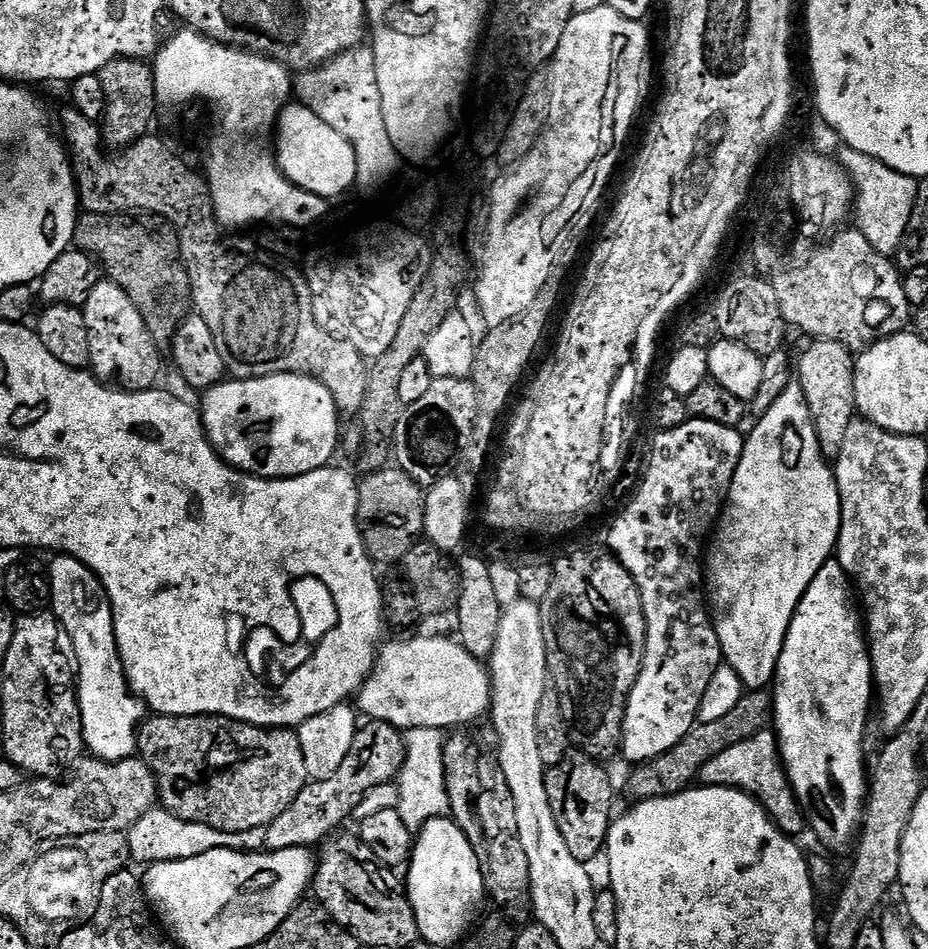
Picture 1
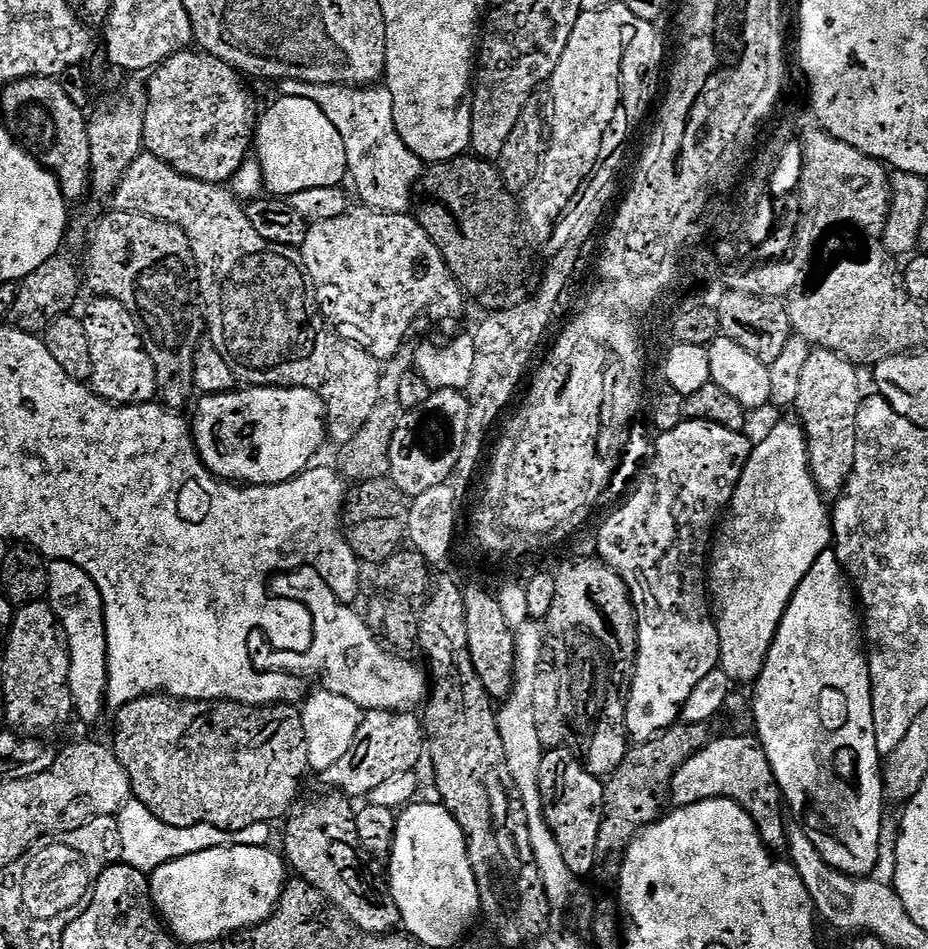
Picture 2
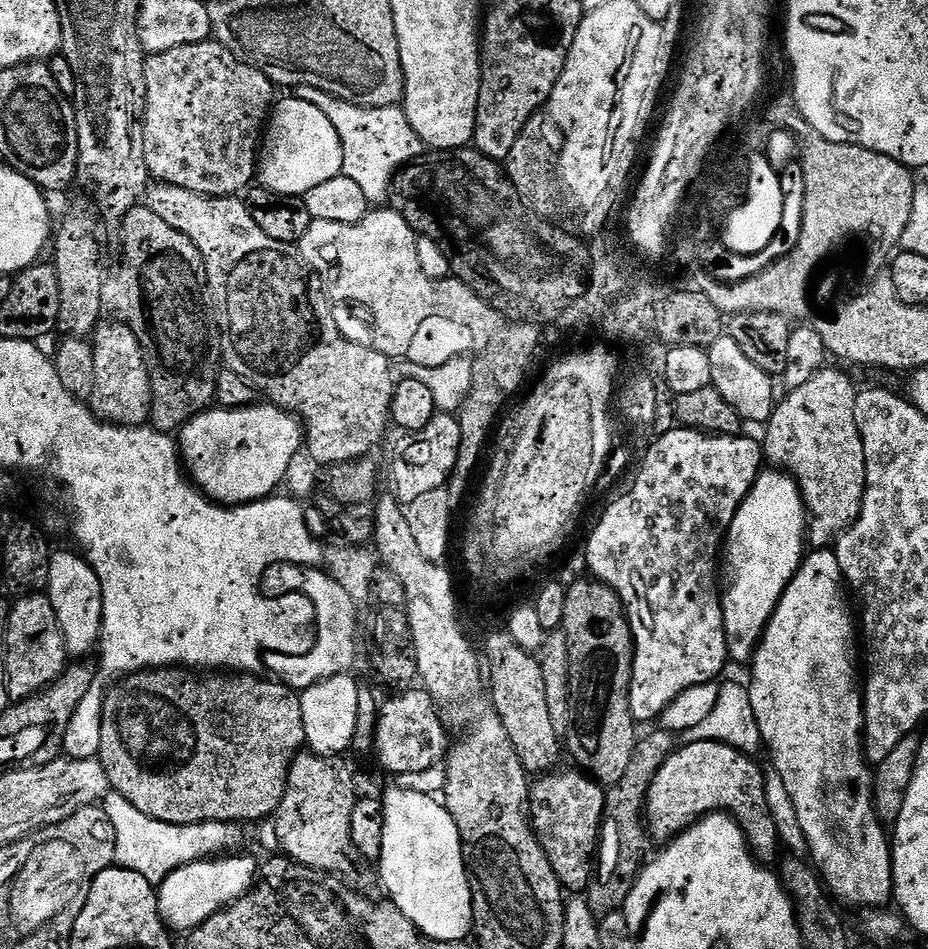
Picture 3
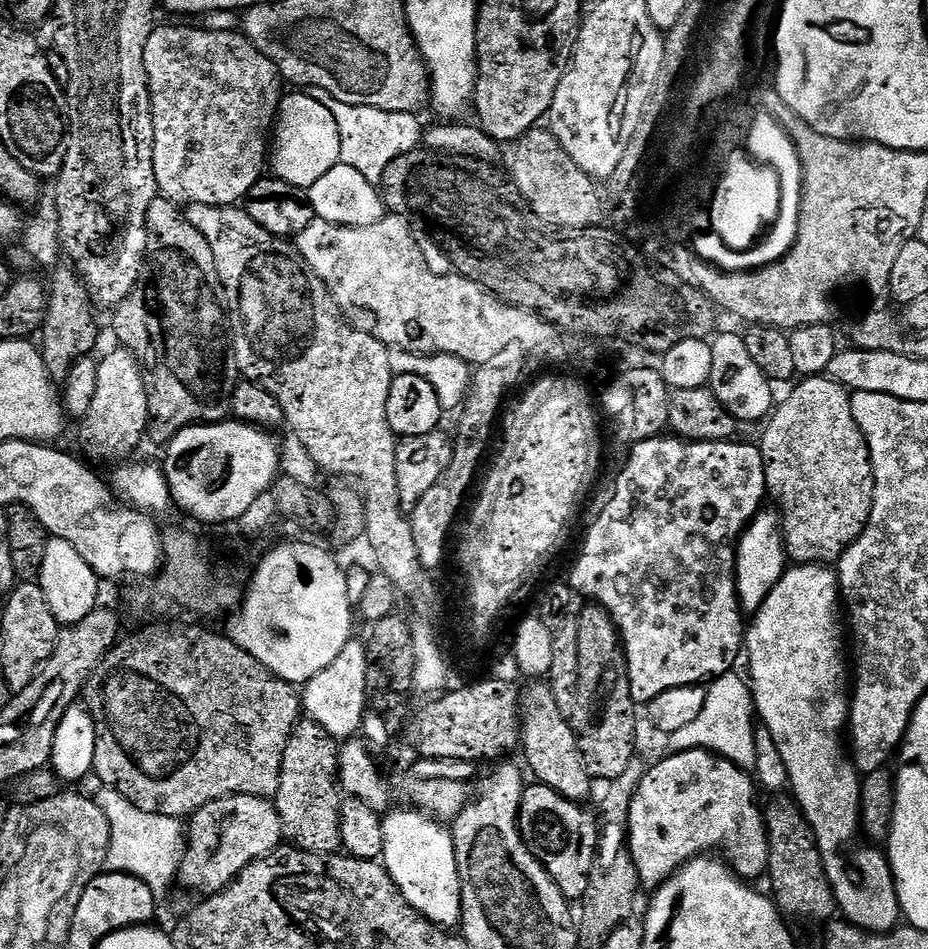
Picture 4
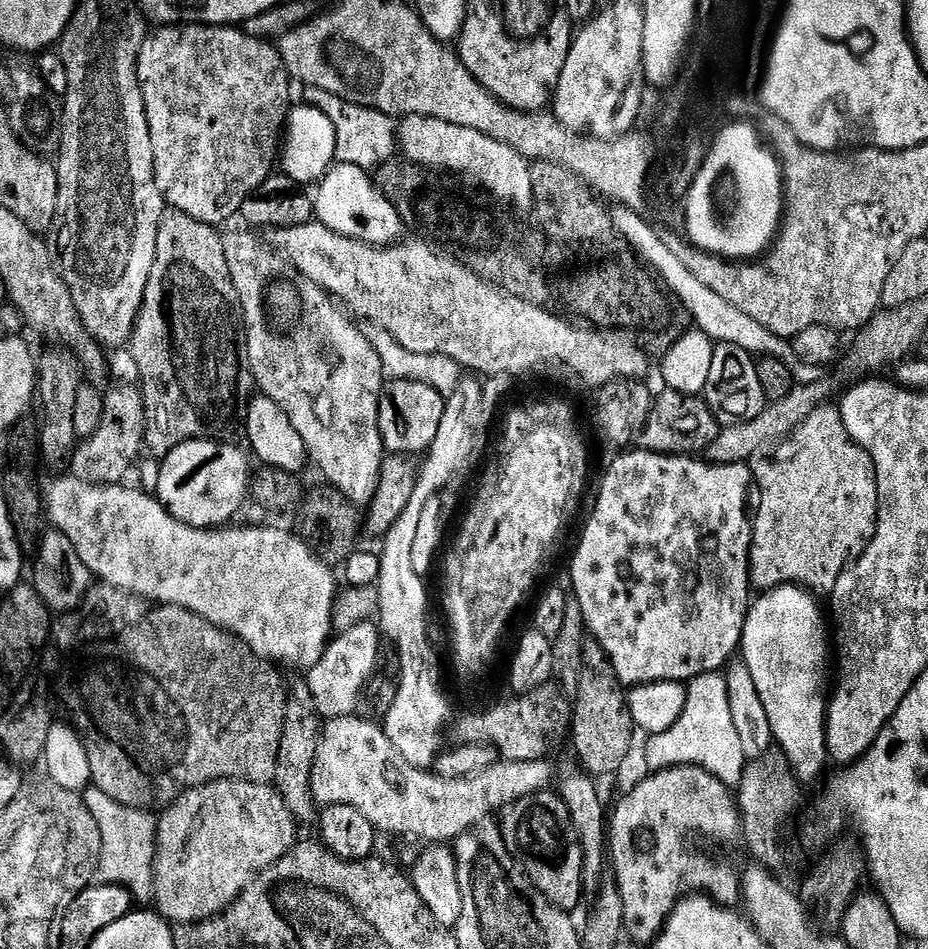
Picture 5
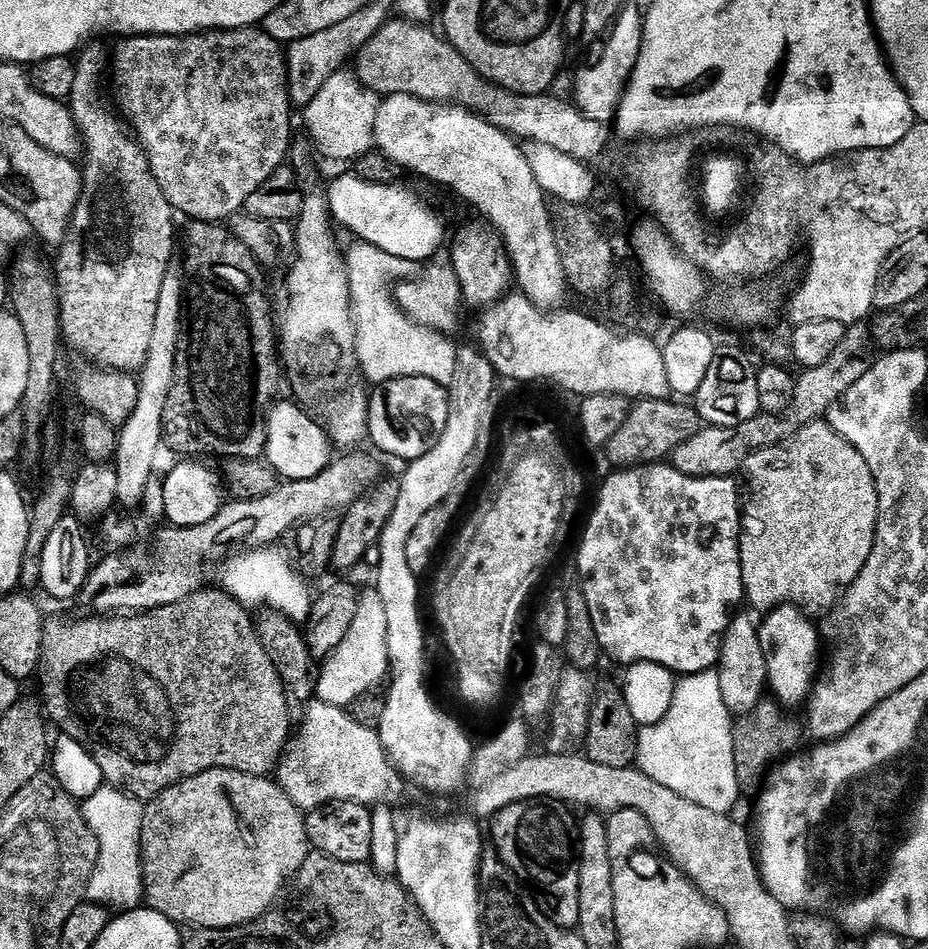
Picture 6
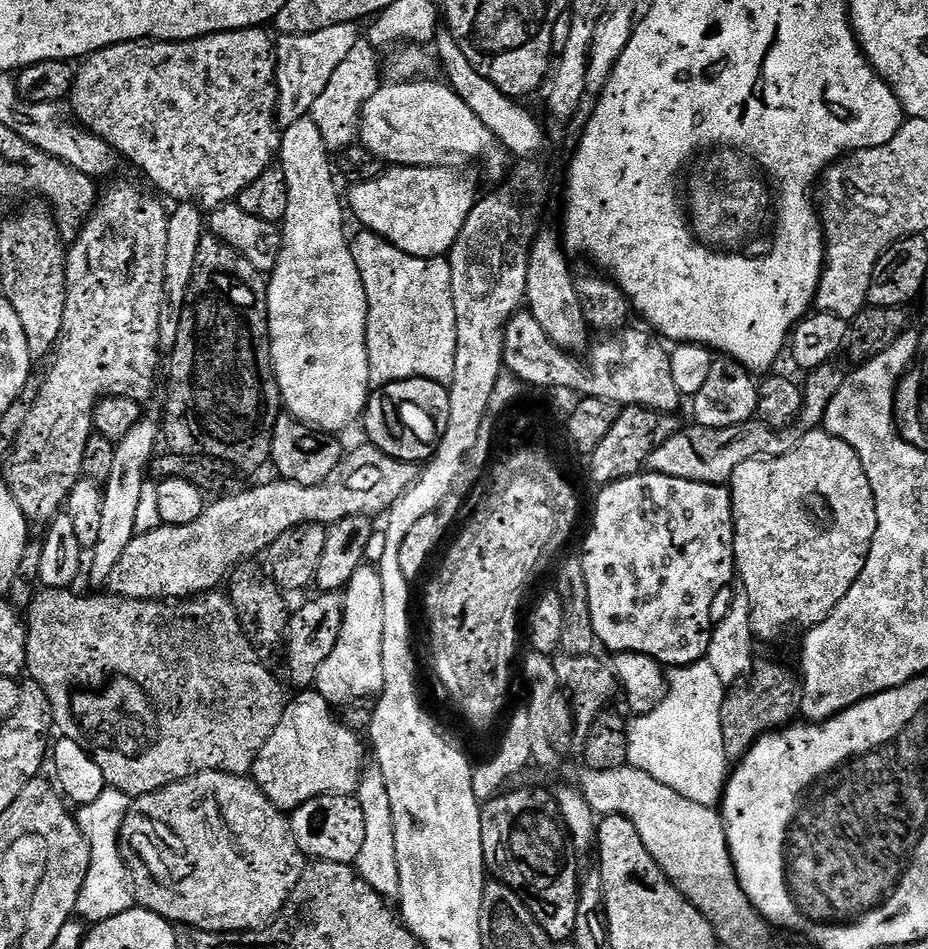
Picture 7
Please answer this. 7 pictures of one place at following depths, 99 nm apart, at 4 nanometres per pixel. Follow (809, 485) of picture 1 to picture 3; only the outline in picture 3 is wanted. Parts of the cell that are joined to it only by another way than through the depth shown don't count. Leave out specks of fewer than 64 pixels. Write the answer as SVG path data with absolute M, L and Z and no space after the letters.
M764 470L754 482L754 486L750 490L750 494L746 494L746 498L742 502L740 509L734 514L734 522L728 528L728 534L724 537L722 545L722 595L720 605L724 611L724 629L726 630L726 646L728 647L728 659L734 665L747 665L752 657L756 654L756 647L760 645L760 640L764 636L764 627L770 622L770 618L774 614L774 610L778 606L778 602L782 598L782 594L786 590L786 586L794 578L794 574L799 570L801 562L806 555L806 533L808 530L809 515L804 506L804 497L800 494L800 487L796 481L792 479L789 473L783 470Z

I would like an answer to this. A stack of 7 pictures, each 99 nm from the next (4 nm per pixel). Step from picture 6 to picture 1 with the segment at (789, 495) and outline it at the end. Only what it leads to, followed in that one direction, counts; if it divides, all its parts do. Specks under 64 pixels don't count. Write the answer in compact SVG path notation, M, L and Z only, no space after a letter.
M813 339L809 344L812 345L800 356L798 383L812 411L820 449L825 456L835 458L842 450L842 442L846 442L846 430L857 415L854 398L854 356L846 345L833 340Z

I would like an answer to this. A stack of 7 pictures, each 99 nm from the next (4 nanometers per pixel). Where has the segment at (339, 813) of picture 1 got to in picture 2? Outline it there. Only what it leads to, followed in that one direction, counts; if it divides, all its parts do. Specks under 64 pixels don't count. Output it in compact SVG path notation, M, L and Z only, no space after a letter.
M369 710L362 717L358 733L345 756L338 758L320 780L349 798L366 798L374 788L393 777L415 771L426 754L426 734L421 719L412 712Z

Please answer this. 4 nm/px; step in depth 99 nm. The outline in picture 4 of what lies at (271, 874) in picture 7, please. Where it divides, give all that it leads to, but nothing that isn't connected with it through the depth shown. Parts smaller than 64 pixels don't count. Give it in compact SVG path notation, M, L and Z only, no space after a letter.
M227 796L210 802L192 813L186 824L186 847L180 859L178 884L192 892L215 894L227 888L248 864L255 864L263 856L271 856L275 848L281 847L284 831L275 803L262 796Z

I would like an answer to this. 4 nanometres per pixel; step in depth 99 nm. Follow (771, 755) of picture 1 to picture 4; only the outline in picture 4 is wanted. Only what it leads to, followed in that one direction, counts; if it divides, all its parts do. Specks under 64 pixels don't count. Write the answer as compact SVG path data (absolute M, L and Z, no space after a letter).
M692 748L689 752L672 752L664 760L651 765L645 771L637 792L630 802L627 840L641 885L648 890L661 888L677 870L705 854L716 854L721 848L723 859L733 872L745 882L763 881L768 870L770 846L765 825L765 813L756 801L758 784L745 769L733 760L717 756L704 748Z

